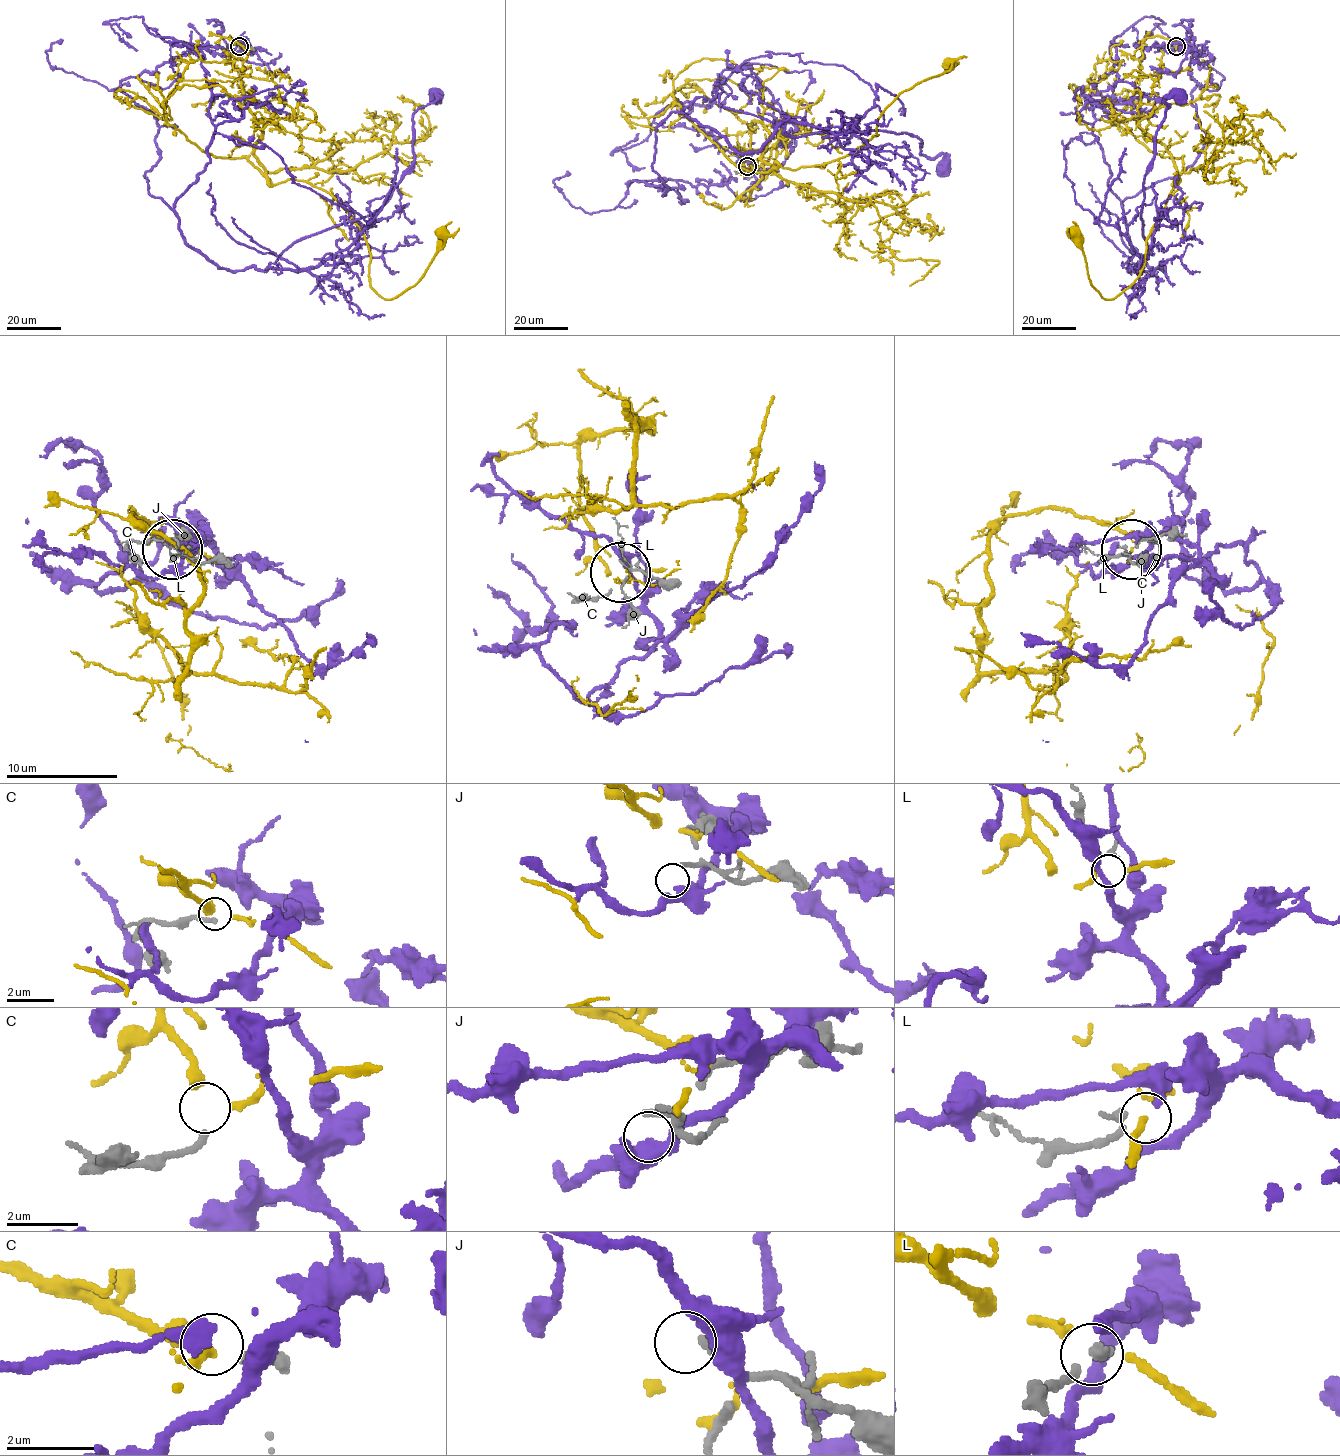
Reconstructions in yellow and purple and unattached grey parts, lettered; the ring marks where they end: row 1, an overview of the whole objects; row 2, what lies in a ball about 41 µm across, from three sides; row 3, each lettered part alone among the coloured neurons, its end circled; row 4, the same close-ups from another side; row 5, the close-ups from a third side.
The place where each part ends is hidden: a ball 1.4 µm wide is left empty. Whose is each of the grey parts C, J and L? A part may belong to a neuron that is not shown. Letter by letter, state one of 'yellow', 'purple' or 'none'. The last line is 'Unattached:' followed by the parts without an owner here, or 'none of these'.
C: yellow
J: none
L: none
Unattached: J, L

